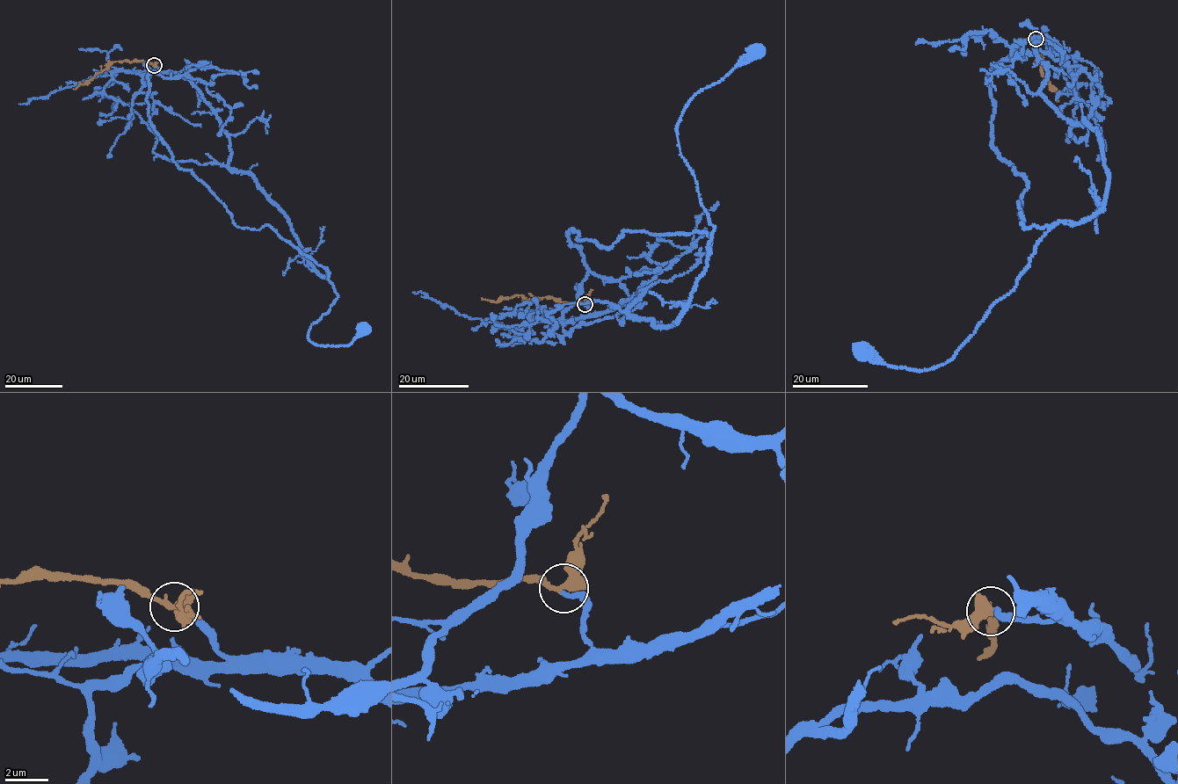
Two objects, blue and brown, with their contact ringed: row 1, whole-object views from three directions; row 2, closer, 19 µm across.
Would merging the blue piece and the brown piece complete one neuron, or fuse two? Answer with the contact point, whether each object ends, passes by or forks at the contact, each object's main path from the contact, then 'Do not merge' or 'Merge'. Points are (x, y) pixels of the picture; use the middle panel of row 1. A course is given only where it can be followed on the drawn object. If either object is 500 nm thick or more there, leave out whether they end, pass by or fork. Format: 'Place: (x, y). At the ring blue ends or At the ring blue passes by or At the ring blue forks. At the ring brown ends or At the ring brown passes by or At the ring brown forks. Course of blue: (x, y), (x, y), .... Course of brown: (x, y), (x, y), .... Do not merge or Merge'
Place: (585, 304). At the ring blue ends. At the ring brown passes by. Course of blue: (585, 304), (643, 290), (628, 313), (657, 327), (686, 306), (714, 227), (676, 126), (758, 52). Course of brown: (585, 304), (560, 302), (551, 297), (527, 300), (520, 295), (496, 301), (482, 298). Merge

